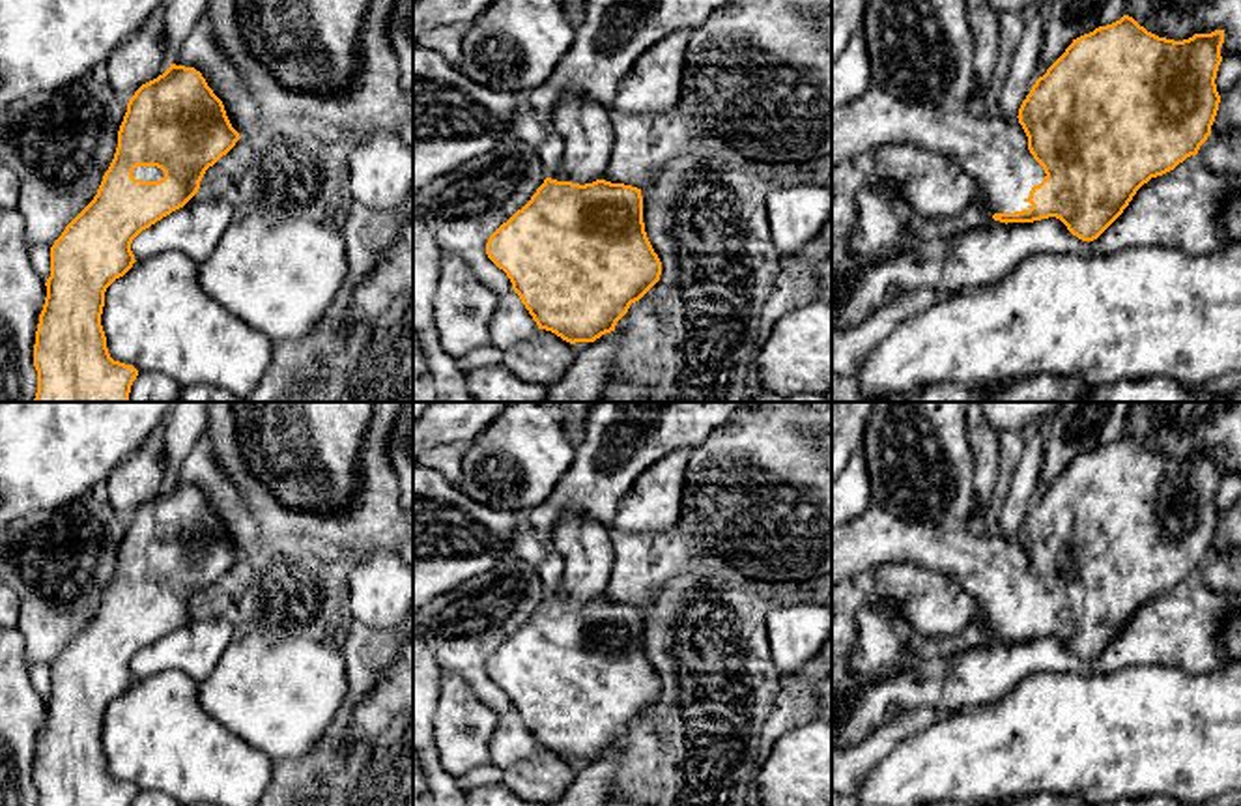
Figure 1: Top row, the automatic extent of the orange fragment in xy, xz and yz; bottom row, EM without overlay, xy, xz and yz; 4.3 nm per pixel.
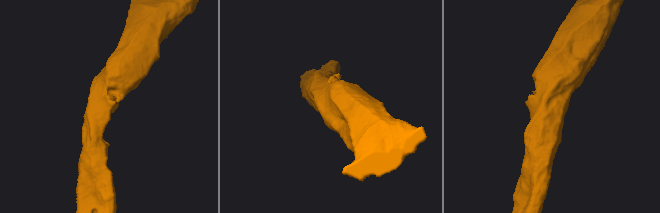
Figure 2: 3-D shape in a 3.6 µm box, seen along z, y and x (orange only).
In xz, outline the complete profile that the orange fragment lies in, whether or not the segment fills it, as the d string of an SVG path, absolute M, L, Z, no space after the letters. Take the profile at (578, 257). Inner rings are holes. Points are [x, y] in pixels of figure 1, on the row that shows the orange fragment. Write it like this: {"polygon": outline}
{"polygon": "M585 95L563 97L549 127L564 140L559 170L546 178L531 200L490 236L486 254L506 273L538 329L551 331L570 344L594 342L615 331L630 305L660 281L662 262L645 232L641 189L604 180L615 144L609 108Z"}

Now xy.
{"polygon": "M170 64L163 75L135 92L97 194L50 247L50 277L34 344L34 402L129 402L138 370L108 353L101 325L105 292L136 262L133 239L183 208L198 193L206 170L239 138L222 101L194 67Z"}

